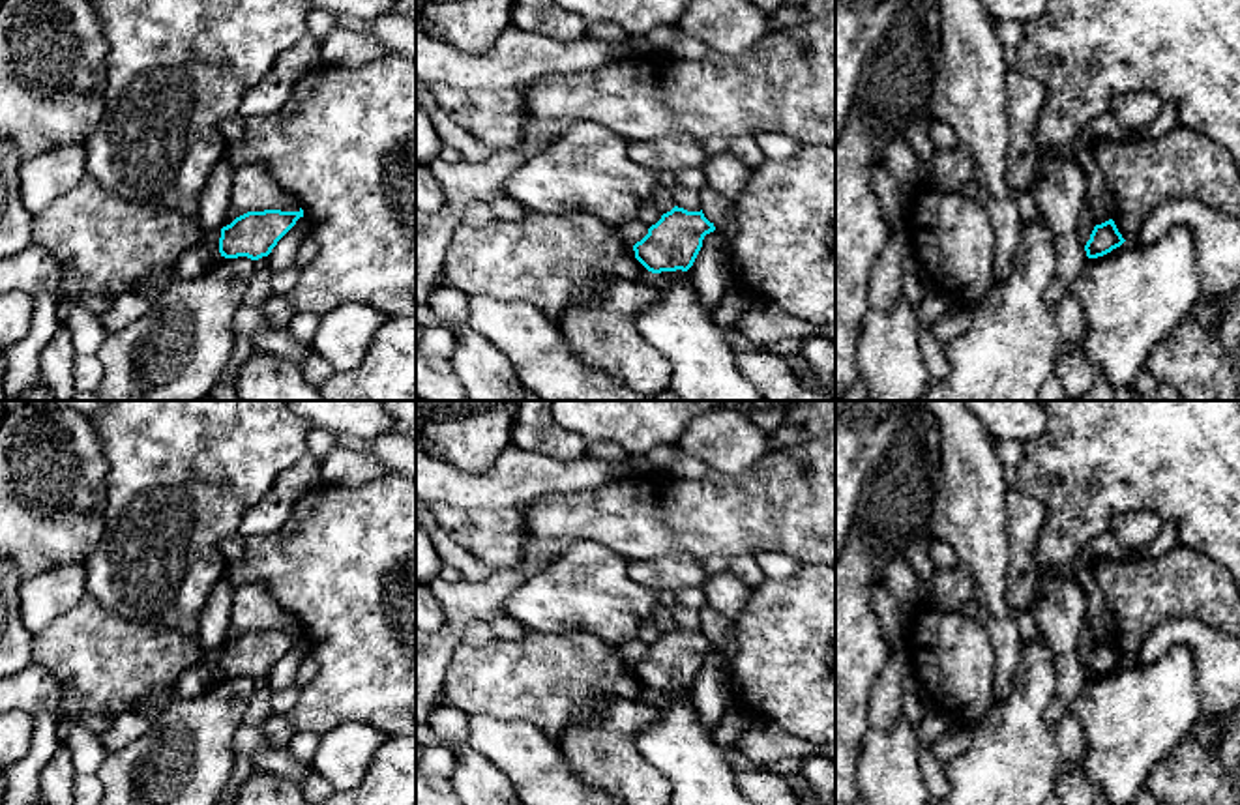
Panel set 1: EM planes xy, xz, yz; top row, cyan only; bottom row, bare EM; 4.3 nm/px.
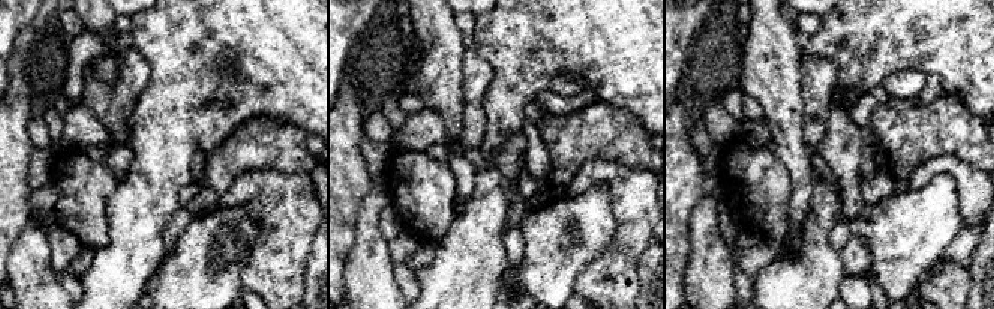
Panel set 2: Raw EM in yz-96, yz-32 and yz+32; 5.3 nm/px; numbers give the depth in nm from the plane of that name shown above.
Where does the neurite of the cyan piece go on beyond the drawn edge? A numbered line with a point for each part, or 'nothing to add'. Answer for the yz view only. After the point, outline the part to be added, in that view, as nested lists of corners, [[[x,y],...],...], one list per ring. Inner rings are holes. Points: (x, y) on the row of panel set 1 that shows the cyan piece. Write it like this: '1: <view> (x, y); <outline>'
nothing to add

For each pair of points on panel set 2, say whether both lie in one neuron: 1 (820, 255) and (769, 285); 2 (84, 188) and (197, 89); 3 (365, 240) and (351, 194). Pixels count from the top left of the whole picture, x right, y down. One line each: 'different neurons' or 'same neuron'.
1: same neuron
2: different neurons
3: different neurons

